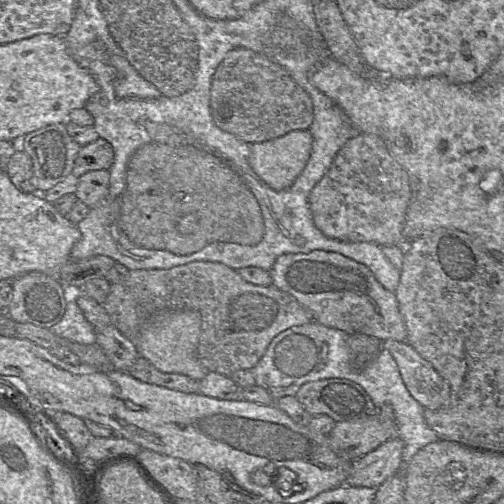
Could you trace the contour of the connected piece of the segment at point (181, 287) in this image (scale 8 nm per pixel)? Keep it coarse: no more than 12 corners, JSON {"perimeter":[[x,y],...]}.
{"perimeter":[[217,262],[129,270],[103,307],[135,345],[157,314],[201,315],[209,371],[252,369],[312,321]]}

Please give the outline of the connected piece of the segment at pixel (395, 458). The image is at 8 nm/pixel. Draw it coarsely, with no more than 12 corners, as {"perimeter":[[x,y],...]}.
{"perimeter":[[392,438],[352,462],[345,482],[378,487],[398,473],[404,443]]}

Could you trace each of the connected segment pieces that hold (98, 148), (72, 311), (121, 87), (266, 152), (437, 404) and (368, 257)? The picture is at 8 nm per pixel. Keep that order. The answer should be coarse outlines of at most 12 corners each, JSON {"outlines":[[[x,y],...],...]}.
{"outlines":[[[103,138],[81,146],[72,174],[109,169],[111,144]],[[75,300],[49,329],[85,345],[96,343],[96,331]],[[124,56],[109,63],[117,70],[116,97],[154,99],[158,89]],[[309,129],[250,144],[249,163],[272,189],[289,188],[312,151]],[[385,340],[409,393],[425,409],[449,384],[410,344]],[[347,241],[326,246],[367,266],[385,289],[395,292],[401,270],[379,245]]]}

